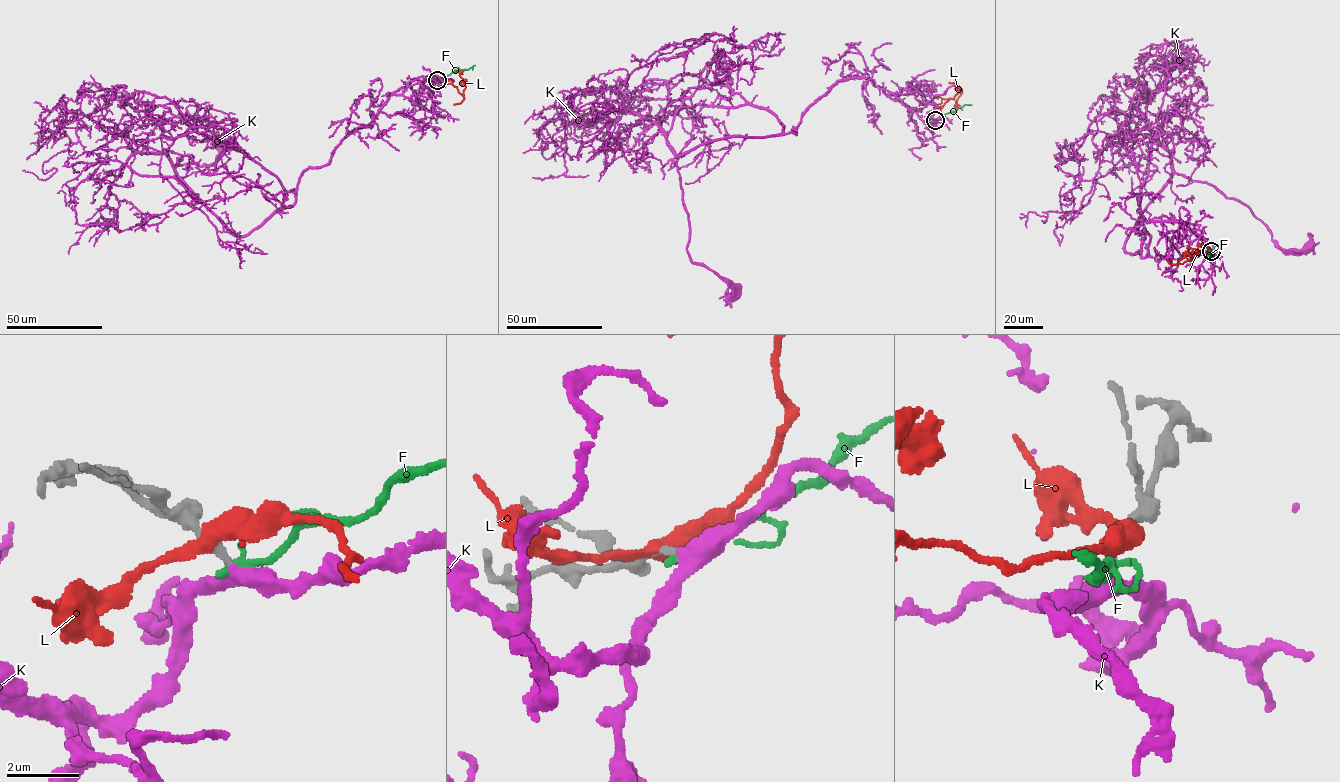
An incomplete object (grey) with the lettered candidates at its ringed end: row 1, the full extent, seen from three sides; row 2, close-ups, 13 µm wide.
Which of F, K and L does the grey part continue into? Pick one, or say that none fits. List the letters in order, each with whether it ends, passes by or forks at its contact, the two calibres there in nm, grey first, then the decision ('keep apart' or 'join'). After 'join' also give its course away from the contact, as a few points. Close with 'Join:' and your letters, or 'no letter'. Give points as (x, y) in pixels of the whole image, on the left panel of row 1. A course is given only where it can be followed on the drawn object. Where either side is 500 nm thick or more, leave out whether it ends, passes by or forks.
F: it ends | 200/260 nm | keep apart
K: it passes by | 200/360 nm | join | via (437, 80), (390, 95), (246, 235), (175, 169), (182, 155), (213, 163), (219, 143)
L: it passes by | 360/440 nm | keep apart
Join: K

